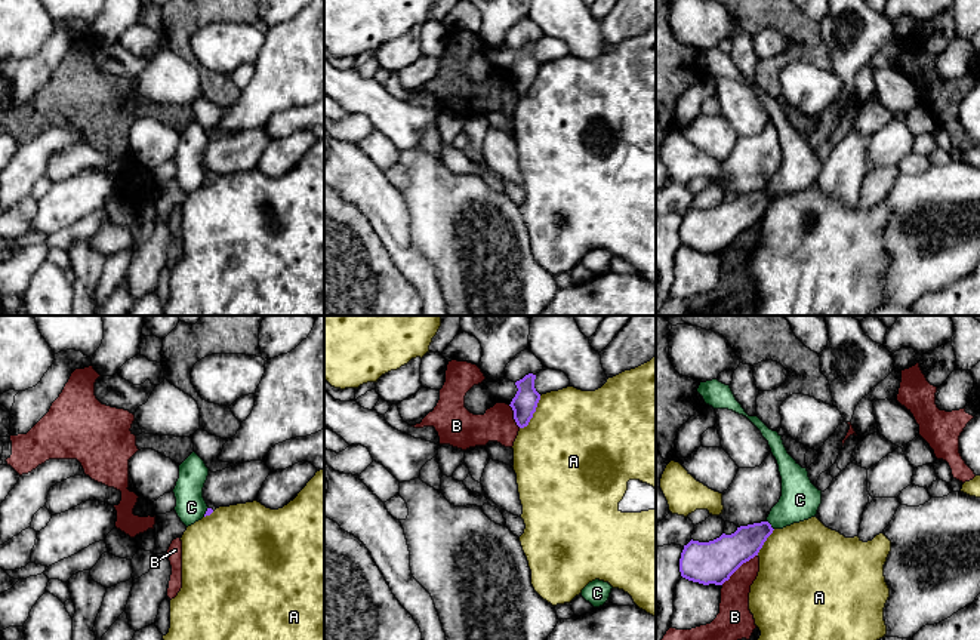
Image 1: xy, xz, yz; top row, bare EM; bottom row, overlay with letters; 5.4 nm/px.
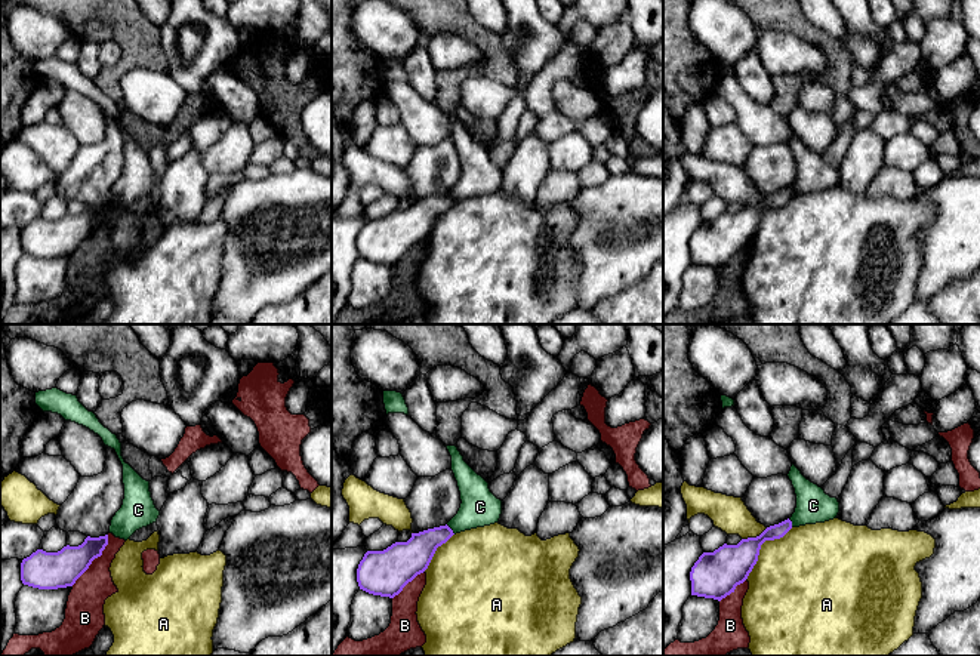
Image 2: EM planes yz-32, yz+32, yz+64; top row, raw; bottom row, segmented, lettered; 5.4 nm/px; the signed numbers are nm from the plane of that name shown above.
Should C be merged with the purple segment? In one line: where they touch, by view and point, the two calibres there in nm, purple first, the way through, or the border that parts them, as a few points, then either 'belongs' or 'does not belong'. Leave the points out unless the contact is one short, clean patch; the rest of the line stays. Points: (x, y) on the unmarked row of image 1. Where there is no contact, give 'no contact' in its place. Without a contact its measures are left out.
meets purple in yz at (770, 193); 180 nm thick on the purple side, 220 nm on the other; border along yz (767, 188), (773, 197); does not belong

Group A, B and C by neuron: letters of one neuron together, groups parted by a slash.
A / B / C

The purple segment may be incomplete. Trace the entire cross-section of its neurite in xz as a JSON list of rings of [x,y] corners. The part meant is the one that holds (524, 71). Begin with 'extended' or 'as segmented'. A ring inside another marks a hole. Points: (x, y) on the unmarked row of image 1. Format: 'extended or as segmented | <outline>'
as segmented | [[[528,41],[515,50],[518,59],[509,74],[514,79],[514,87],[520,96],[528,93],[540,68],[540,62],[534,56],[534,47],[536,43]]]

